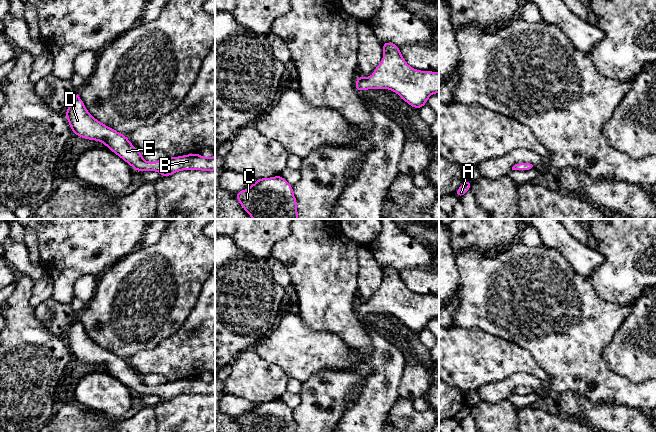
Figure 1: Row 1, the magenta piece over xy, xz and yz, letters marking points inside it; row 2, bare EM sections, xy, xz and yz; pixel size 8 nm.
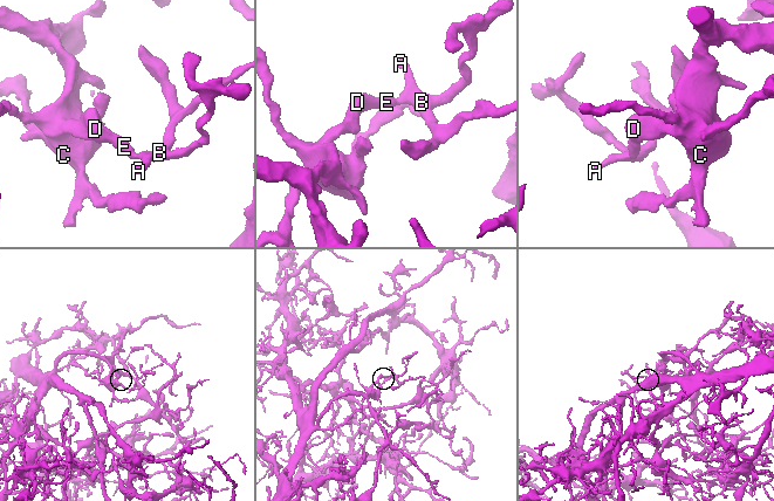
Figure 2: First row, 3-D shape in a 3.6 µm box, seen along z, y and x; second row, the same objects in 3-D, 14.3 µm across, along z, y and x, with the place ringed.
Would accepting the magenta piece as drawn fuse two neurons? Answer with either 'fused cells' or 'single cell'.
single cell

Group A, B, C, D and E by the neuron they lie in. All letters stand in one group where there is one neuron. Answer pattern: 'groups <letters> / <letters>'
groups A B C D E

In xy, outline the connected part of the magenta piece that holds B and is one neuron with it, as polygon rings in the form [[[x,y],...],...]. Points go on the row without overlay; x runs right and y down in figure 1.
[[[78,318],[70,327],[65,341],[70,348],[73,358],[84,363],[104,367],[109,374],[121,381],[136,395],[157,395],[162,401],[170,400],[182,394],[215,395],[215,378],[208,383],[198,377],[167,381],[164,384],[151,387],[145,385],[141,376],[132,369],[127,360],[96,344],[87,335],[84,326]]]

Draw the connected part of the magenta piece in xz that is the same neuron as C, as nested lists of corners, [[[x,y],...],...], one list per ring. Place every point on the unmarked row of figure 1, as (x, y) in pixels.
[[[281,399],[256,403],[252,410],[235,417],[235,420],[243,432],[297,432],[297,424],[293,418],[293,410]]]

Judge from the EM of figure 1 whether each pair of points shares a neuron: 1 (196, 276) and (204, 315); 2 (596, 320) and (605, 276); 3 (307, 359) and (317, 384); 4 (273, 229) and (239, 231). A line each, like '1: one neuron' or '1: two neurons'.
1: two neurons
2: two neurons
3: two neurons
4: one neuron

